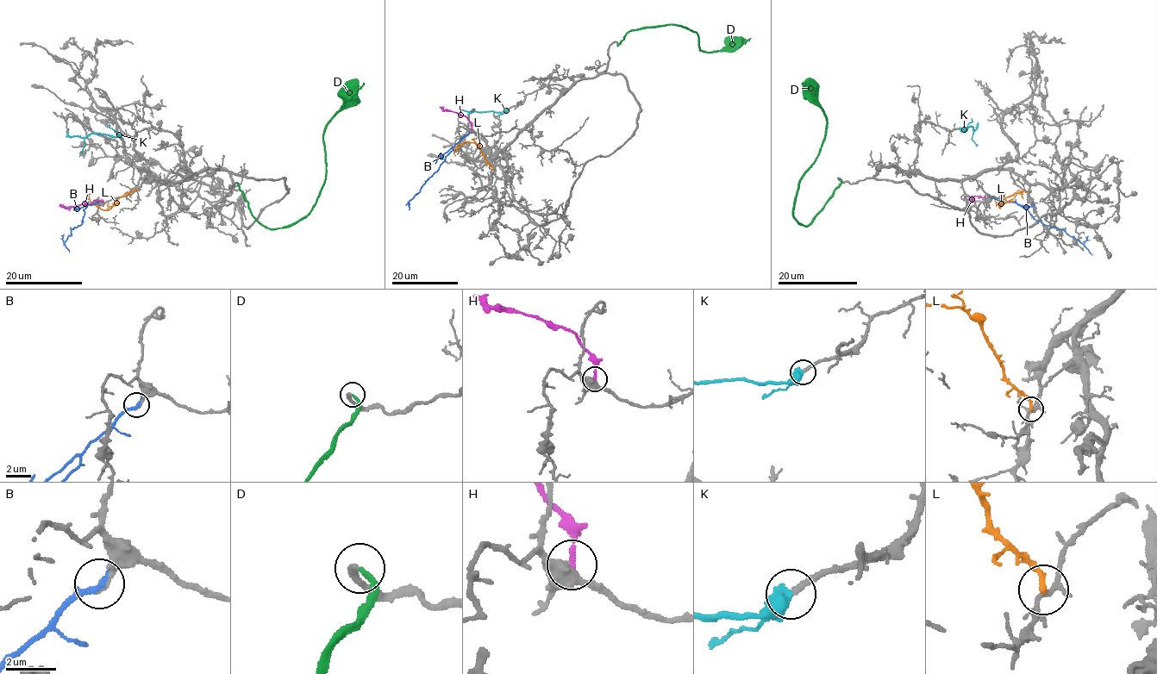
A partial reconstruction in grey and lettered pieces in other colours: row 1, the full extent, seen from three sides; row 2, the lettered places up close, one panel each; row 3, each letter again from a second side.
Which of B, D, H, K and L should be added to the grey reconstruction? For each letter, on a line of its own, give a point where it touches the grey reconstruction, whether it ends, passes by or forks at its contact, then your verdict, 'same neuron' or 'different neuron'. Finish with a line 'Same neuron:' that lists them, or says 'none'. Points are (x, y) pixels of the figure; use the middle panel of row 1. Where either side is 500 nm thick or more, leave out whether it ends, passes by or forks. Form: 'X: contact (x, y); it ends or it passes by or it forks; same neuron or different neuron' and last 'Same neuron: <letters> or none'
B: contact (467, 134); it ends; different neuron
D: contact (617, 43); it ends; same neuron
H: contact (472, 128); it ends; different neuron
K: contact (508, 109); same neuron
L: contact (492, 169); it ends; different neuron
Same neuron: D, K

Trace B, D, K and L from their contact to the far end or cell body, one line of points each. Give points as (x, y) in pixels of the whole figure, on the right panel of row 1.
B: (992, 198), (1015, 201), (1037, 221), (1064, 230), (1092, 255)
D: (839, 177), (824, 207), (802, 225), (792, 211), (798, 186), (818, 154), (826, 123), (819, 102), (801, 83)
K: (959, 128), (965, 130), (972, 127), (975, 129), (978, 122)
L: (1026, 192), (1006, 196), (998, 207), (1011, 201), (1018, 190), (1022, 191)

